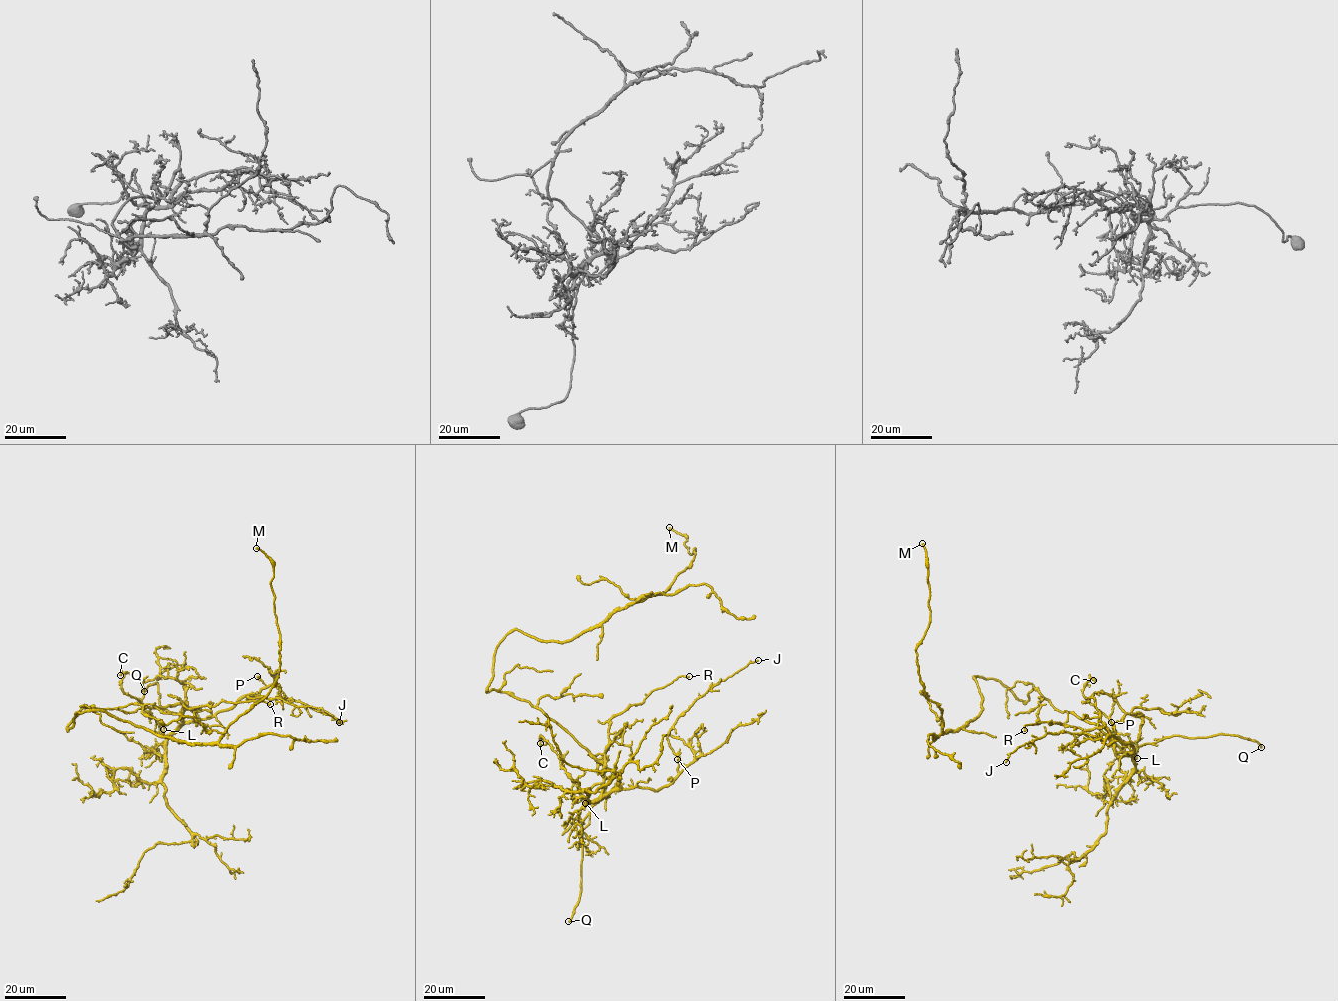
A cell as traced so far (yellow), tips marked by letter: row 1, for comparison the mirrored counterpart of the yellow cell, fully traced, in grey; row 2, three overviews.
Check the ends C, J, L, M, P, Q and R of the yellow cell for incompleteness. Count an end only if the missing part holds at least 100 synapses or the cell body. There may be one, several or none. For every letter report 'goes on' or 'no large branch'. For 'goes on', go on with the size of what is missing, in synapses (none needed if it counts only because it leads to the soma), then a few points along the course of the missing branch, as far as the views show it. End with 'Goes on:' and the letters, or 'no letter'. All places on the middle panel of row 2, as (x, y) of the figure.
C: no large branch
J: no large branch
L: no large branch
M: no large branch
P: no large branch
Q: no large branch
R: no large branch
Goes on: no letter

